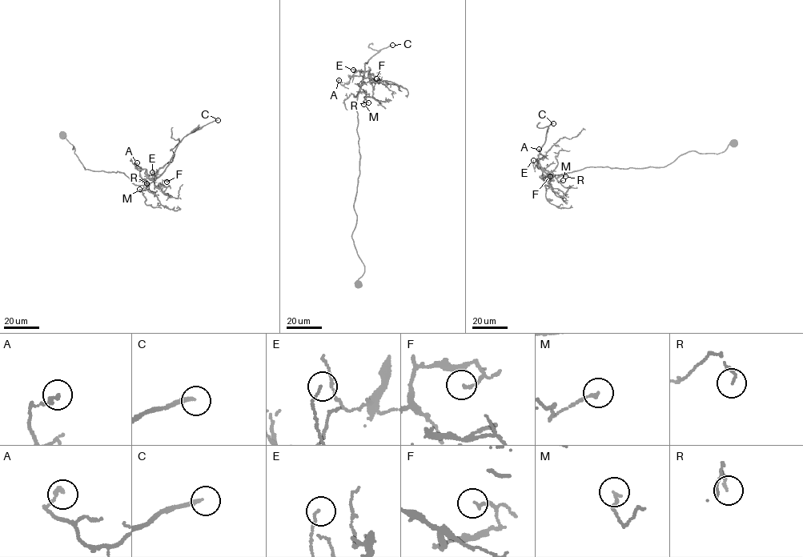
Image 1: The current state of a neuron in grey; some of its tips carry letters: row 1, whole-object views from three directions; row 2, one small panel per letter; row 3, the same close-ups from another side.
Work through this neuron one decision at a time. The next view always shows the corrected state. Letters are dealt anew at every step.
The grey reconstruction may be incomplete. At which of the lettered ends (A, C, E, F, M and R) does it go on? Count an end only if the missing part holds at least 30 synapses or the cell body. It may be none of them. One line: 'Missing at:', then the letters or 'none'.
Missing at: C

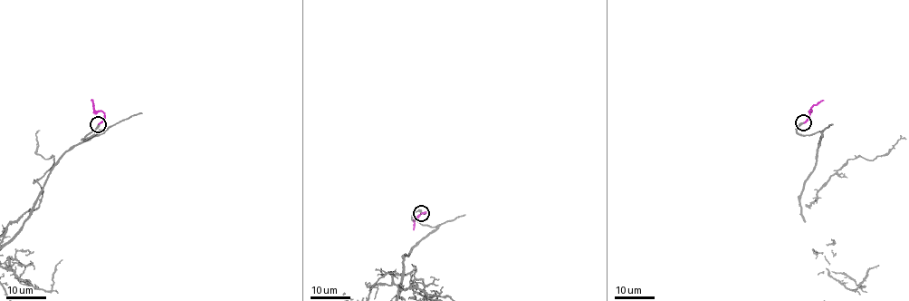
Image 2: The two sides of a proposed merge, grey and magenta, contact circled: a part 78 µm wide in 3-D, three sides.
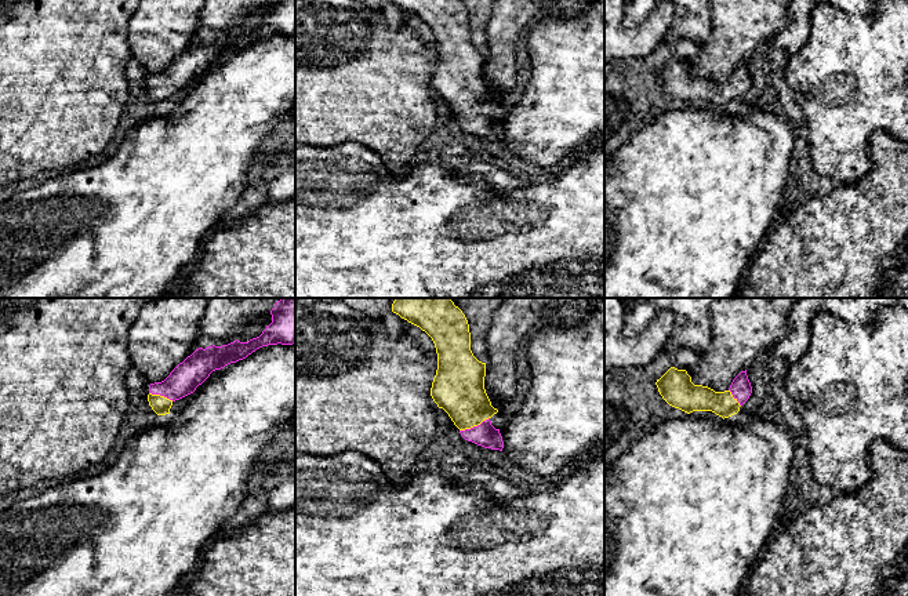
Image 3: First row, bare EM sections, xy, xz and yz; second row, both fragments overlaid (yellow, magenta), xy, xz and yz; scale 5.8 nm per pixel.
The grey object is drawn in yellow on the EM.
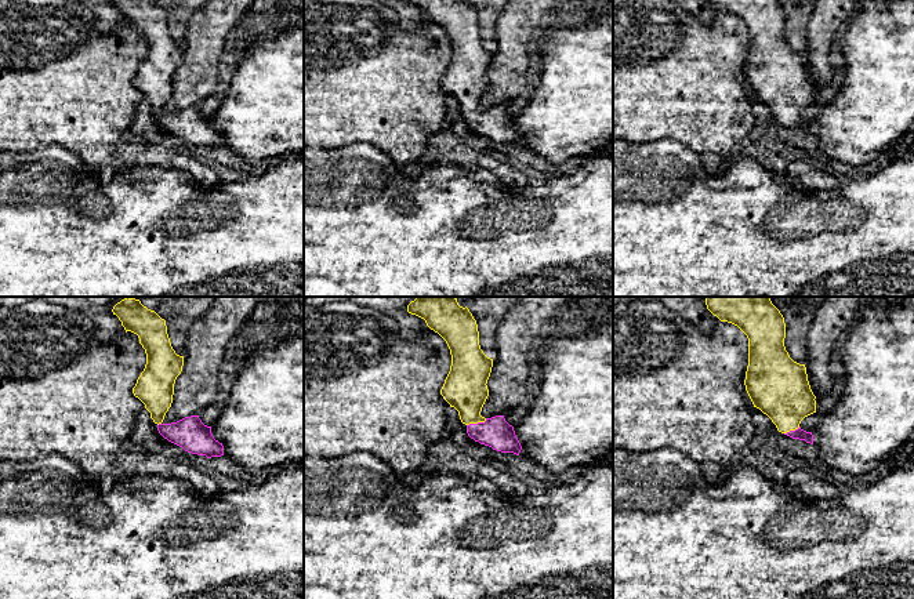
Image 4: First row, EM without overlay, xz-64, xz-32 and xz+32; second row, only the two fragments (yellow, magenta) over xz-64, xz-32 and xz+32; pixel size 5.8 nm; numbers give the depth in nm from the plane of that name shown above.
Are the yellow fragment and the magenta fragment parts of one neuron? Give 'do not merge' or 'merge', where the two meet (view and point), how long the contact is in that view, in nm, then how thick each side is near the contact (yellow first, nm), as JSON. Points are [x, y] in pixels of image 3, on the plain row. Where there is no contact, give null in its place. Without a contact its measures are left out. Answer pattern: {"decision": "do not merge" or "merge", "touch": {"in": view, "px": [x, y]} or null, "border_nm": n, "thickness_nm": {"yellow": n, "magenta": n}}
{"decision": "merge", "touch": {"in": "xz", "px": [474, 116]}, "border_nm": 190, "thickness_nm": {"yellow": 300, "magenta": 140}}

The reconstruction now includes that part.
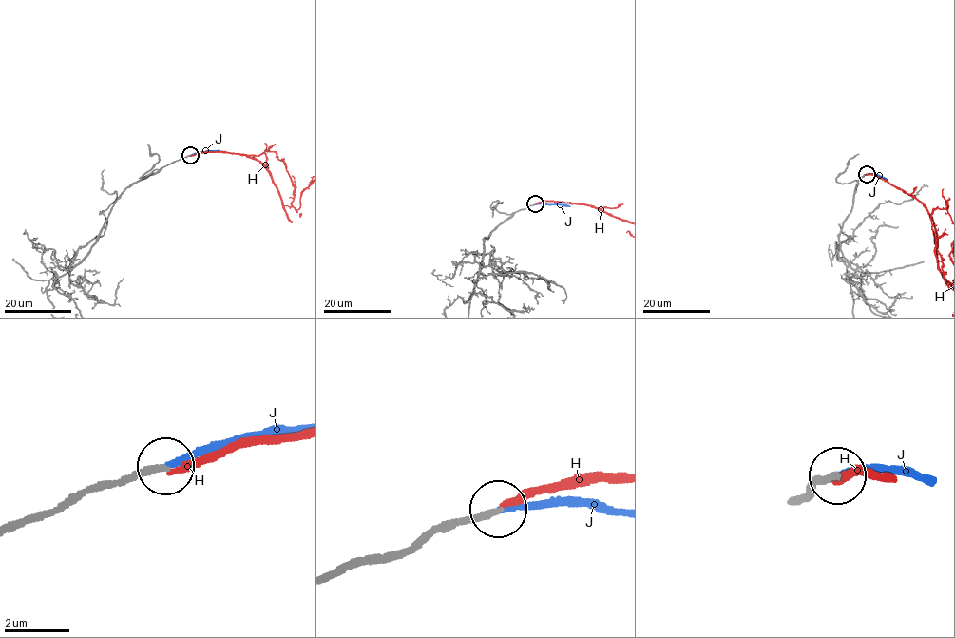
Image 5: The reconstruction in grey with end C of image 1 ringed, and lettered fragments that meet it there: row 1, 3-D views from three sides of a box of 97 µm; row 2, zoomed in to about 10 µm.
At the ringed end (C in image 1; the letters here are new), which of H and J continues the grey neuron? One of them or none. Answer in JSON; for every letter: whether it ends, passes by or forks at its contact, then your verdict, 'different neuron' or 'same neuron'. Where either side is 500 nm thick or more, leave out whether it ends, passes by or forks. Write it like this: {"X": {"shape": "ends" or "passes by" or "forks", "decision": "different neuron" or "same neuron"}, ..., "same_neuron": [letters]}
{"H": {"shape": "ends", "decision": "different neuron"}, "J": {"shape": "ends", "decision": "same neuron"}, "same_neuron": ["J"]}

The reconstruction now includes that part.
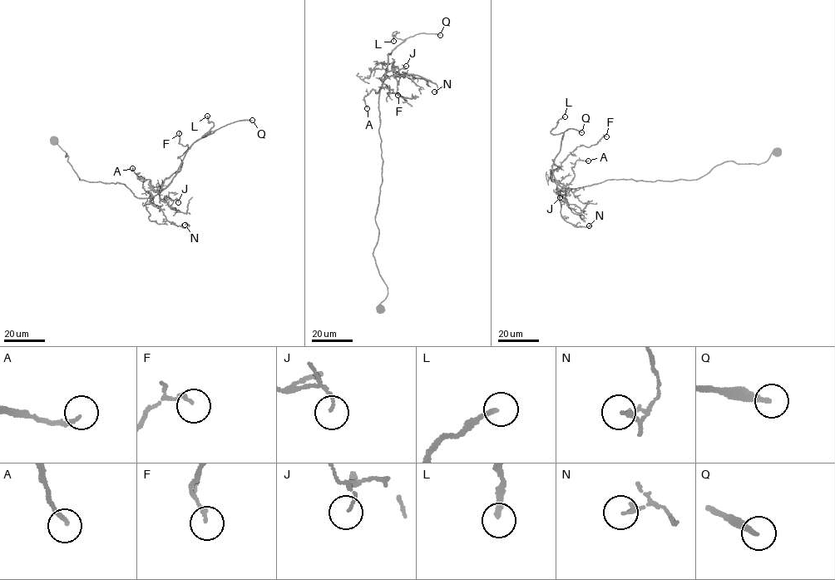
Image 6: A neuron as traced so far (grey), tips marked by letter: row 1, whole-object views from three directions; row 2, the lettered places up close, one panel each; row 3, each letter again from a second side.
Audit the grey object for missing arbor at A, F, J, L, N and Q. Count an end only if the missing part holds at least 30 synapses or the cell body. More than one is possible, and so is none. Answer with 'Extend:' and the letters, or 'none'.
Extend: L, Q

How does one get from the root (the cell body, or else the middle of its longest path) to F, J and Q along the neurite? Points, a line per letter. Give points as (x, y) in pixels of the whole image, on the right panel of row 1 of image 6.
F: (775, 151), (696, 179), (555, 183), (553, 171), (575, 149), (606, 136)
J: (775, 151), (759, 164), (727, 161), (696, 179), (609, 180), (568, 189), (558, 185), (560, 197)
Q: (775, 151), (759, 164), (727, 161), (696, 179), (562, 187), (555, 157), (564, 131), (581, 132)

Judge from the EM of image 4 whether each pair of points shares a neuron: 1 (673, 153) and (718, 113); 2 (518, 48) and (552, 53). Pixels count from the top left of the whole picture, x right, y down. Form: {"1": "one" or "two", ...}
{"1": "two", "2": "two"}

